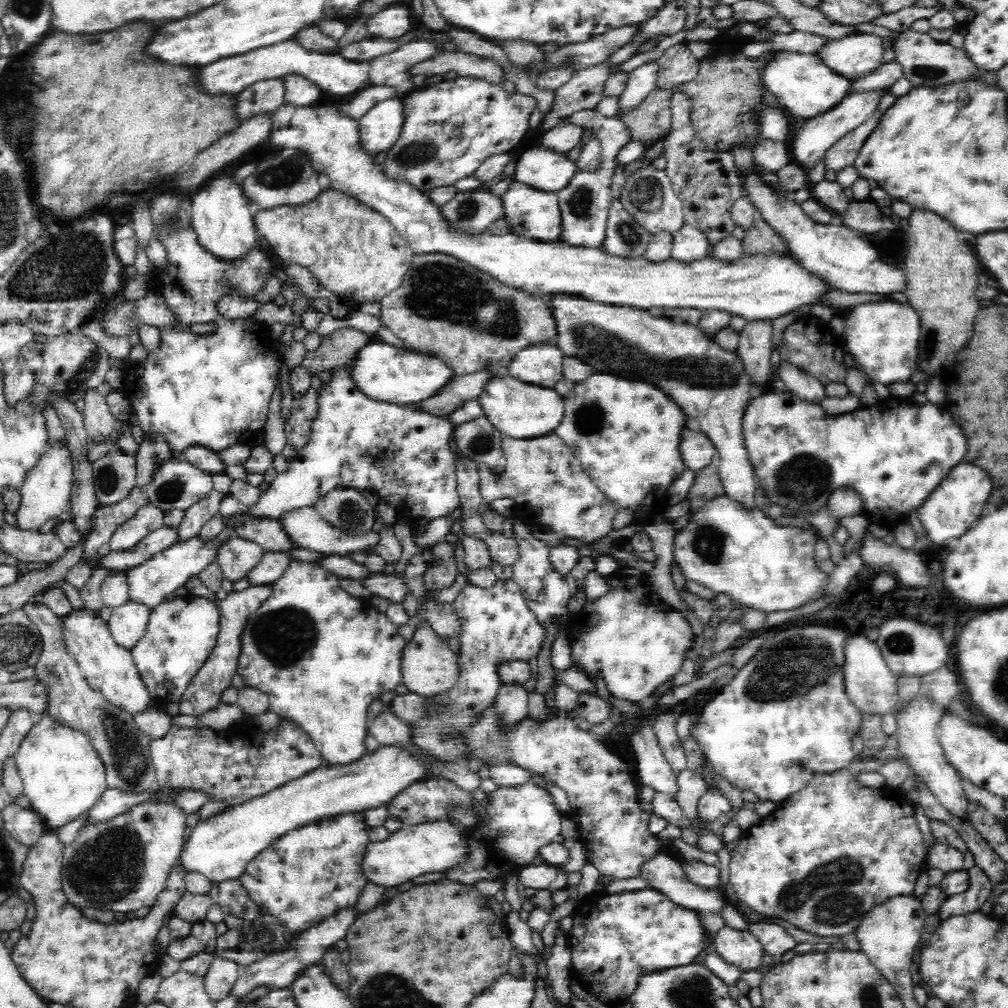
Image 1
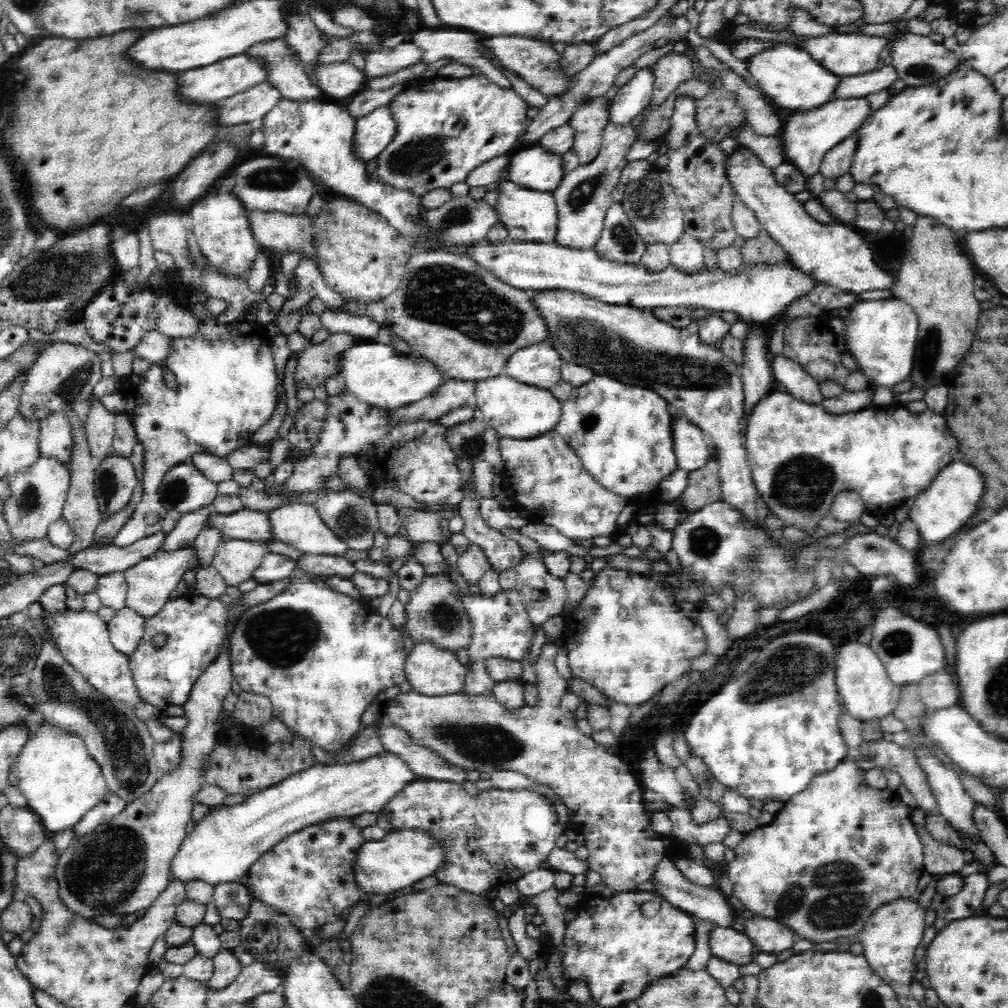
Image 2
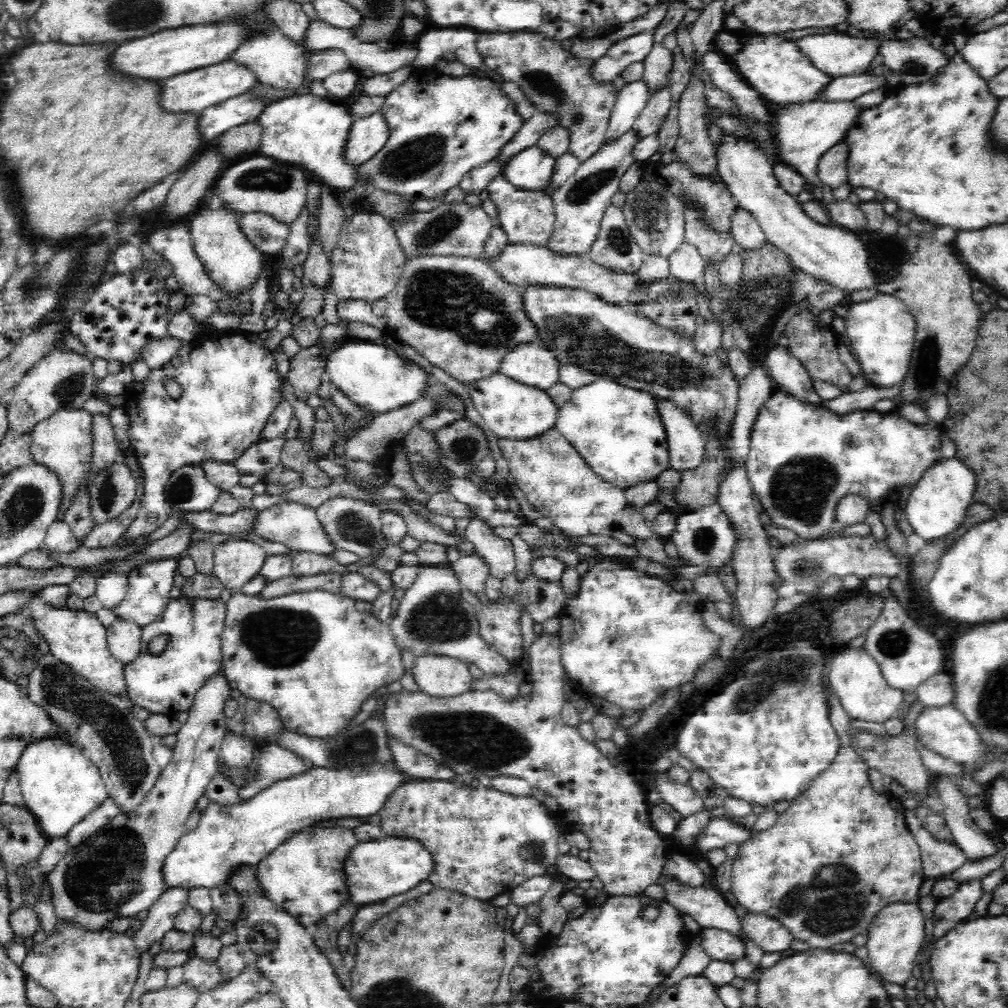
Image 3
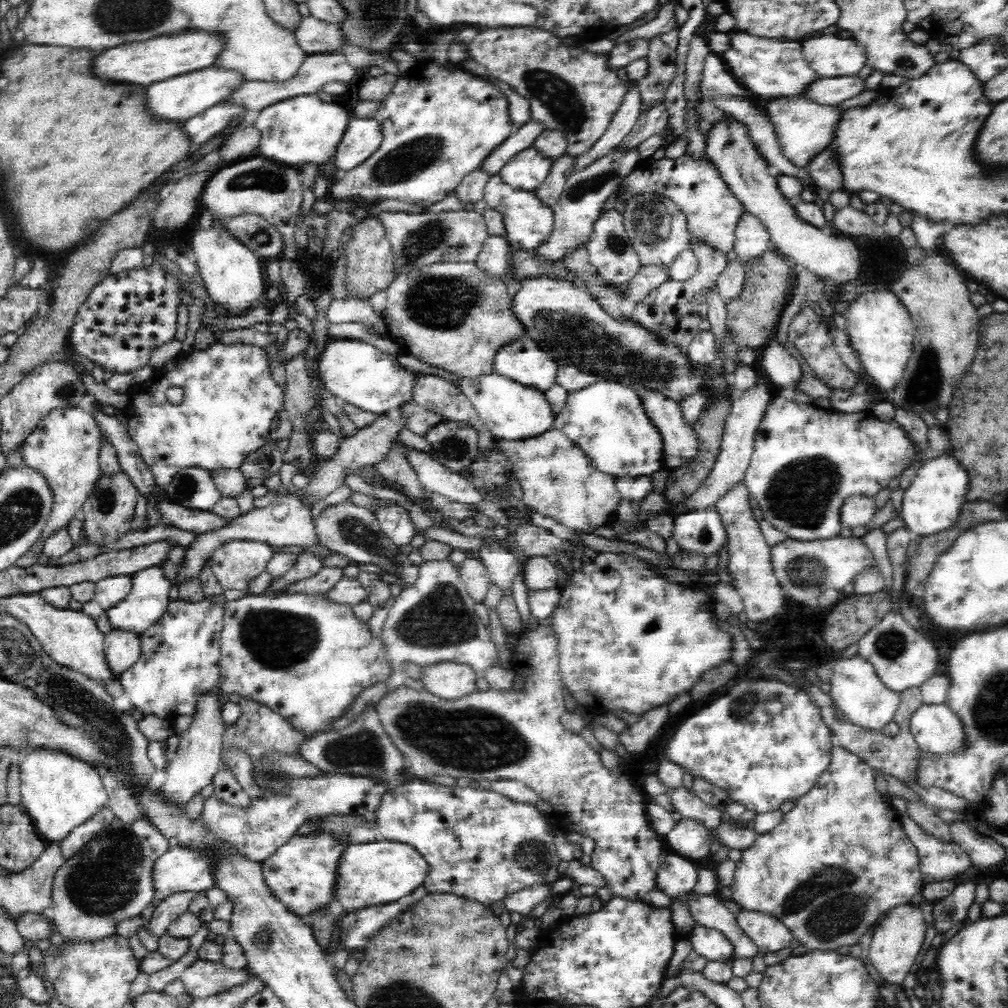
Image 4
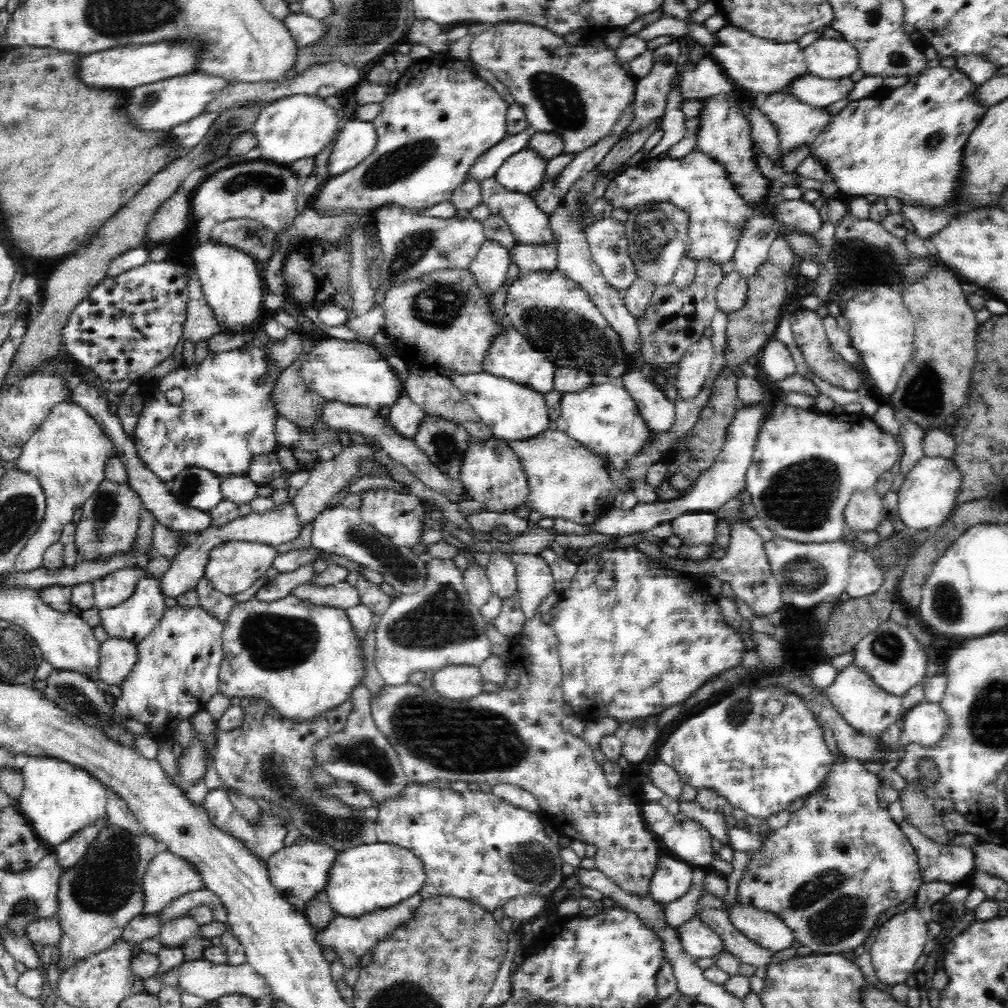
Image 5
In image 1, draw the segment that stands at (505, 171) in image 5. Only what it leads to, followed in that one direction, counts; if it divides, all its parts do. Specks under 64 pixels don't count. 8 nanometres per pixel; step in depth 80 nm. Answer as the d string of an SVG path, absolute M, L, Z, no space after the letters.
M539 145L515 156L513 180L536 190L556 192L568 184L578 168L566 155L546 150Z

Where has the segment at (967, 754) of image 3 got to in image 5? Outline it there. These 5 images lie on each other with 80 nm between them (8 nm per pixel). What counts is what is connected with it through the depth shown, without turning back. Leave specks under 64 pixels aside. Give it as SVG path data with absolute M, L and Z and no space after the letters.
M924 700L904 712L900 725L906 743L935 746L947 730L948 717L938 703Z

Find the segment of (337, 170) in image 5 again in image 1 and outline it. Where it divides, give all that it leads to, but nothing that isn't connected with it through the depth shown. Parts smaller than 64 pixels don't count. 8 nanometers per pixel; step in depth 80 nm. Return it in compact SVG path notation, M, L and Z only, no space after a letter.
M400 97L378 102L357 121L362 150L376 155L388 151L402 132Z

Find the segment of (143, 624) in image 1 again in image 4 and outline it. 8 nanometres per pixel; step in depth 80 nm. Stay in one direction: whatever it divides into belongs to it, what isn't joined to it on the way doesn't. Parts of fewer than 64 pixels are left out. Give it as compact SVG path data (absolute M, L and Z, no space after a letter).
M111 630L104 641L104 656L111 667L111 673L118 679L139 659L140 640L132 632Z

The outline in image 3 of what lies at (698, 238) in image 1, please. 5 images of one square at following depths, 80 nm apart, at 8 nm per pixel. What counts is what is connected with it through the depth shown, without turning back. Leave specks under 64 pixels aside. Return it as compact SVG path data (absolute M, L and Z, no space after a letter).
M684 241L668 259L669 275L672 275L677 282L700 282L704 261L696 247Z

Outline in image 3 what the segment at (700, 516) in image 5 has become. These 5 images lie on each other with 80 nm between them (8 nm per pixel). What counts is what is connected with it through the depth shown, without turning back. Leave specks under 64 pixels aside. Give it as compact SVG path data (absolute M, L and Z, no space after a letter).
M713 503L692 511L680 511L669 539L677 546L679 557L684 558L688 564L710 566L714 570L724 564L730 564L730 558L733 558L732 546L736 545L737 534L729 522L729 516L721 510L719 504Z

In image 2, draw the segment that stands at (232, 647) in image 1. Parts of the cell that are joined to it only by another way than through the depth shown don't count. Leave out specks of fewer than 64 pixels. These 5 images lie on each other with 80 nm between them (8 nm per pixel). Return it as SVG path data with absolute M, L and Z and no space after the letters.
M285 579L259 584L254 590L242 594L240 599L232 600L228 604L229 618L226 619L226 626L228 626L226 642L222 644L221 653L217 659L204 671L204 674L200 675L200 678L197 678L196 684L189 694L189 699L183 706L187 723L180 732L182 734L182 760L179 762L179 769L176 769L175 773L161 774L156 784L148 792L145 792L138 800L128 803L124 810L112 818L110 822L100 824L79 839L72 839L70 846L58 857L56 868L54 868L54 879L58 883L60 901L72 913L79 914L80 917L92 922L100 915L119 914L125 917L142 910L142 908L147 909L166 890L171 881L172 858L175 857L180 843L186 836L186 824L191 819L192 809L196 804L195 796L204 786L205 759L209 758L210 751L216 746L217 738L224 733L223 700L231 692L233 681L228 634L239 621L241 613L280 595L285 586Z

